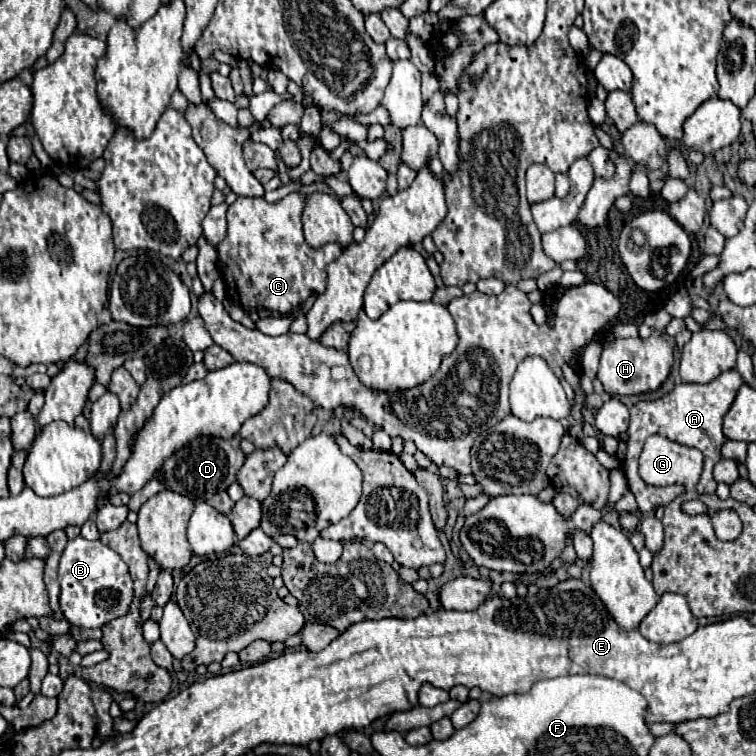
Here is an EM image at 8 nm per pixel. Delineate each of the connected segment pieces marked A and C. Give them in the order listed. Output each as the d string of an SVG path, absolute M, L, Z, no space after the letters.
M736 369L722 373L714 381L706 385L692 385L692 383L680 383L676 385L666 397L654 399L654 401L638 401L630 409L630 427L628 427L628 449L626 449L626 459L624 459L624 475L628 481L630 491L636 497L638 509L642 515L652 513L660 505L668 505L672 499L682 495L682 485L672 485L672 487L652 487L642 481L638 475L638 457L640 457L640 445L646 441L648 435L664 435L670 441L676 441L680 445L696 447L704 453L704 471L702 477L696 485L698 493L714 493L716 491L716 481L712 477L712 467L714 463L722 457L720 447L726 441L722 433L722 419L728 413L728 407L732 405L732 399L736 397L736 391L742 385L742 377Z
M290 193L278 203L266 203L264 199L248 199L238 197L228 207L228 235L218 247L220 271L228 289L228 297L240 305L244 311L256 311L258 307L268 307L274 311L290 311L294 305L300 305L310 297L312 291L326 291L326 267L334 259L342 255L342 247L338 243L328 243L320 249L312 249L302 235L302 211L306 205L306 193Z

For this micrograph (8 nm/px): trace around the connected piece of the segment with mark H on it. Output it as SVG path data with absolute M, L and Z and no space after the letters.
M652 333L646 341L636 339L616 339L612 345L604 347L600 357L598 379L608 395L638 395L646 391L656 391L668 377L672 367L672 347L658 333Z

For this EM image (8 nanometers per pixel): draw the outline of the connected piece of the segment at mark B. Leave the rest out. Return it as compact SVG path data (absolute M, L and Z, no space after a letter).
M84 537L70 539L62 553L58 575L62 587L60 607L72 625L100 629L104 623L128 613L132 603L132 579L126 563L108 545L100 541L88 541Z

